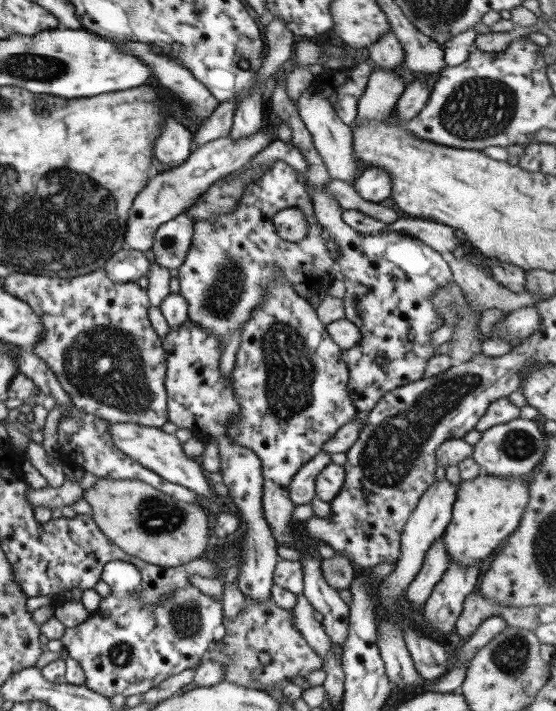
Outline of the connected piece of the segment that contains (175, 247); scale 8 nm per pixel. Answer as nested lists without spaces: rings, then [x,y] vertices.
[[[182,213],[157,228],[151,252],[158,266],[171,269],[182,265],[192,243],[194,224],[192,215]]]

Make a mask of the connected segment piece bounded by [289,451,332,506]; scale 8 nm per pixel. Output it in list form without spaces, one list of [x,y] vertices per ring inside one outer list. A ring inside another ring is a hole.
[[[319,452],[305,466],[302,466],[292,478],[289,487],[290,501],[296,506],[311,503],[315,498],[315,481],[318,474],[331,464],[331,456],[327,452]]]

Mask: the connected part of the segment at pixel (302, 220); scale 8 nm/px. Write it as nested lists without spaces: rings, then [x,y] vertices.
[[[298,206],[279,210],[273,222],[276,234],[290,243],[301,243],[310,234],[310,222]]]

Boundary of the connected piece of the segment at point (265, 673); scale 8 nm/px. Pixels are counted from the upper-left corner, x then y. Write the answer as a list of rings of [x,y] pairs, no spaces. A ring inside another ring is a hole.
[[[245,596],[242,610],[233,620],[224,619],[226,634],[222,642],[215,641],[207,651],[207,658],[218,661],[226,669],[226,678],[236,685],[266,692],[270,684],[292,682],[290,677],[304,678],[312,671],[323,668],[323,661],[314,652],[312,646],[304,640],[298,628],[292,624],[294,610],[284,610],[272,600],[262,604],[252,603]],[[259,652],[267,652],[271,656],[269,664],[264,665],[258,657]]]

